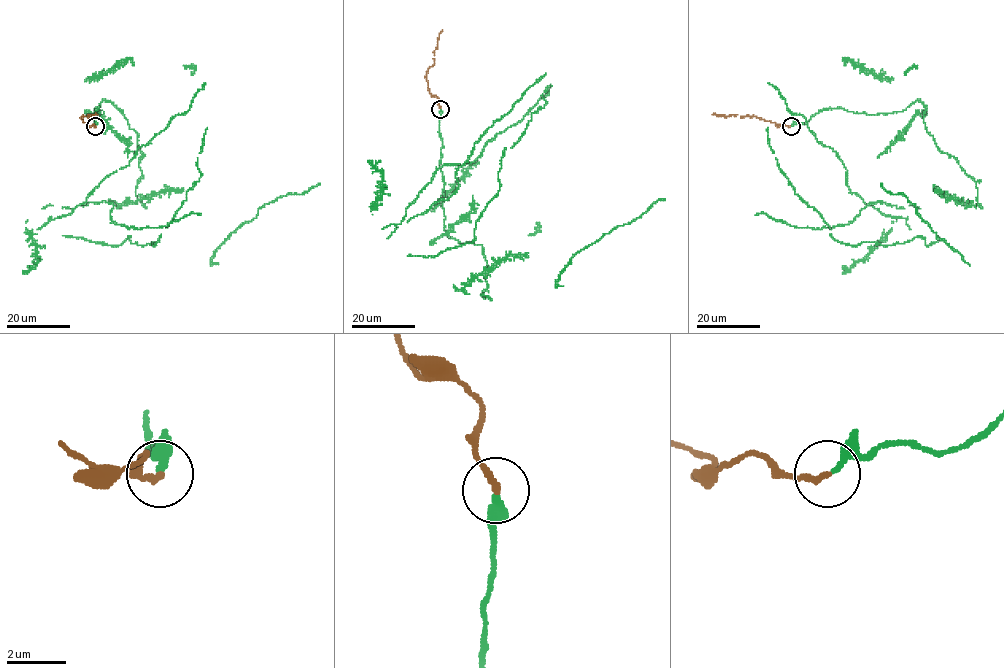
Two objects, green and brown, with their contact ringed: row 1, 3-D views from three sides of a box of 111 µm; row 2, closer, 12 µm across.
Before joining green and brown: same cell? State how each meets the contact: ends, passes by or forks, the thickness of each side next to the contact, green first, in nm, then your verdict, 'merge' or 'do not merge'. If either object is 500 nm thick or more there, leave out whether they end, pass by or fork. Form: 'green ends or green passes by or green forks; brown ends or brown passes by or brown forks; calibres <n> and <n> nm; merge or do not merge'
green passes by; brown ends; calibres 200 and 220 nm; merge

